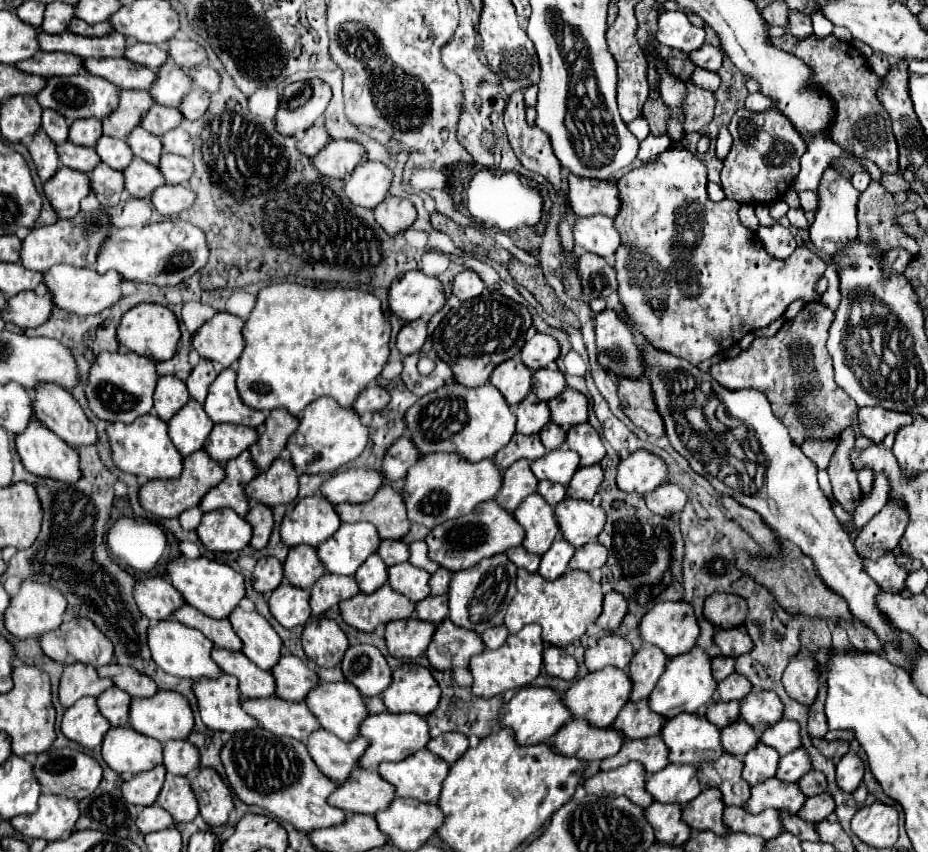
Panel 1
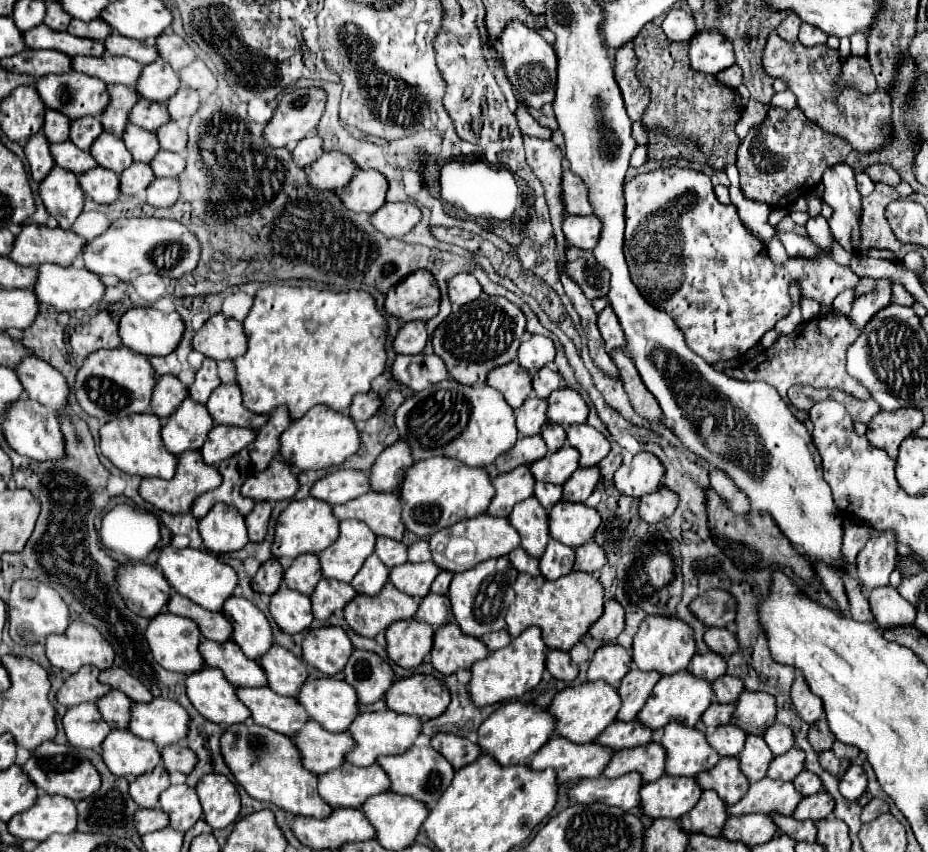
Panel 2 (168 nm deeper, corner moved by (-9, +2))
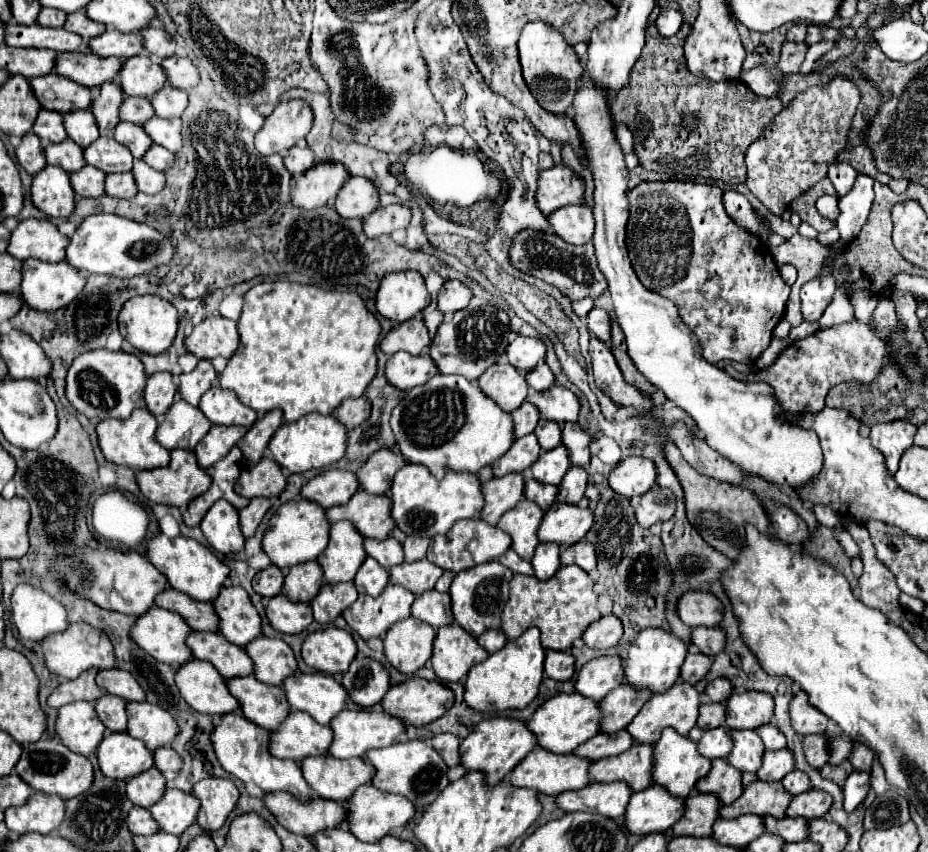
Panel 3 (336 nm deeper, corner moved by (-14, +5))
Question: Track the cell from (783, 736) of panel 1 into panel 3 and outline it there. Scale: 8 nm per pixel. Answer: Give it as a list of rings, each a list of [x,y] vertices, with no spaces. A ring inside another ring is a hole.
[[[772,722],[758,728],[756,734],[762,738],[766,750],[782,750],[782,748],[786,748],[786,736],[782,736],[782,732]]]

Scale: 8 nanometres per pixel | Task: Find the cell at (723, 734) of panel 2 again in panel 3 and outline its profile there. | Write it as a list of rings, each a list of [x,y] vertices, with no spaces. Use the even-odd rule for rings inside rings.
[[[720,726],[714,730],[706,730],[704,736],[698,742],[698,750],[706,754],[710,760],[714,758],[726,758],[734,748],[734,740],[730,736],[730,730]]]

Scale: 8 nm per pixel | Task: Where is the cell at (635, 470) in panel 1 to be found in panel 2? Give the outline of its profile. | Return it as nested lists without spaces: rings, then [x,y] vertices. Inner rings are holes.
[[[639,453],[629,463],[623,463],[615,471],[613,483],[619,493],[639,499],[643,495],[657,491],[657,487],[661,485],[663,473],[665,473],[665,467],[655,455]]]

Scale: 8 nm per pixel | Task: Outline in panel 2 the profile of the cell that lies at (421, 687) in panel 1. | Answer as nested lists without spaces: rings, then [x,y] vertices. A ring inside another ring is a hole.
[[[411,675],[405,677],[397,683],[393,683],[389,687],[389,691],[385,693],[385,703],[389,709],[397,711],[397,713],[405,713],[405,715],[417,715],[419,719],[433,719],[437,715],[441,715],[445,711],[445,707],[449,705],[449,689],[445,687],[445,683],[441,683],[435,677],[427,677],[427,675]]]

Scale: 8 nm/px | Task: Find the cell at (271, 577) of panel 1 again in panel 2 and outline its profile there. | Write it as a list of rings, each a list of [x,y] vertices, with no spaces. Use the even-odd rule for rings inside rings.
[[[269,559],[259,567],[257,575],[253,577],[253,587],[263,595],[273,595],[279,589],[281,581],[283,581],[283,567],[279,565],[277,559]]]

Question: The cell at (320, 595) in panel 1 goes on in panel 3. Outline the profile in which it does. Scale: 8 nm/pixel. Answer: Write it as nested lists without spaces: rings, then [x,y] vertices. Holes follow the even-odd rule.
[[[338,582],[338,584],[324,584],[310,604],[314,610],[314,620],[320,624],[330,624],[338,614],[342,614],[354,600],[358,592],[354,582]]]

